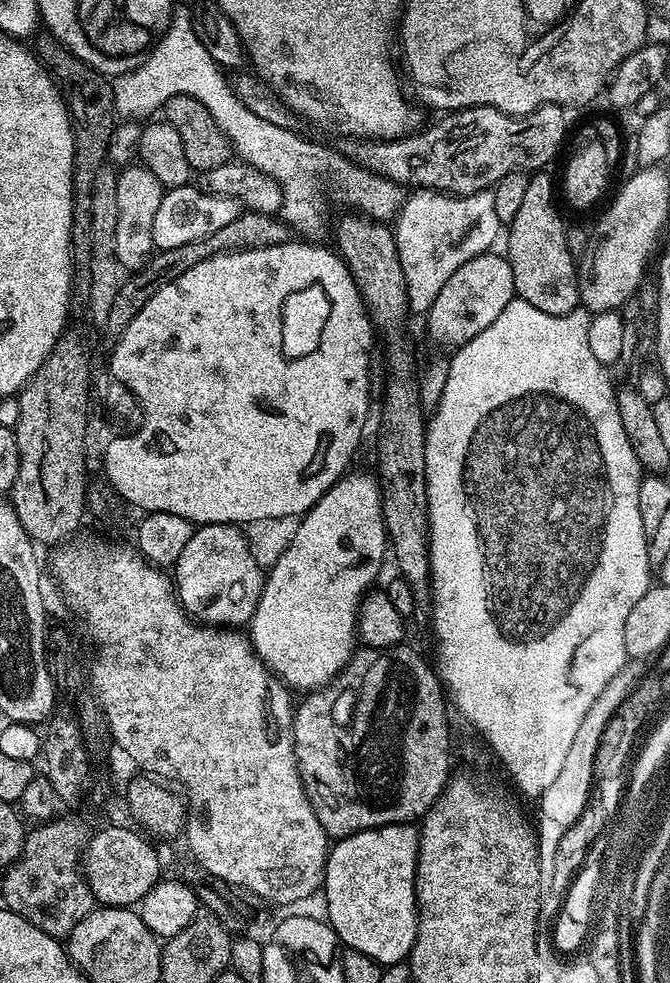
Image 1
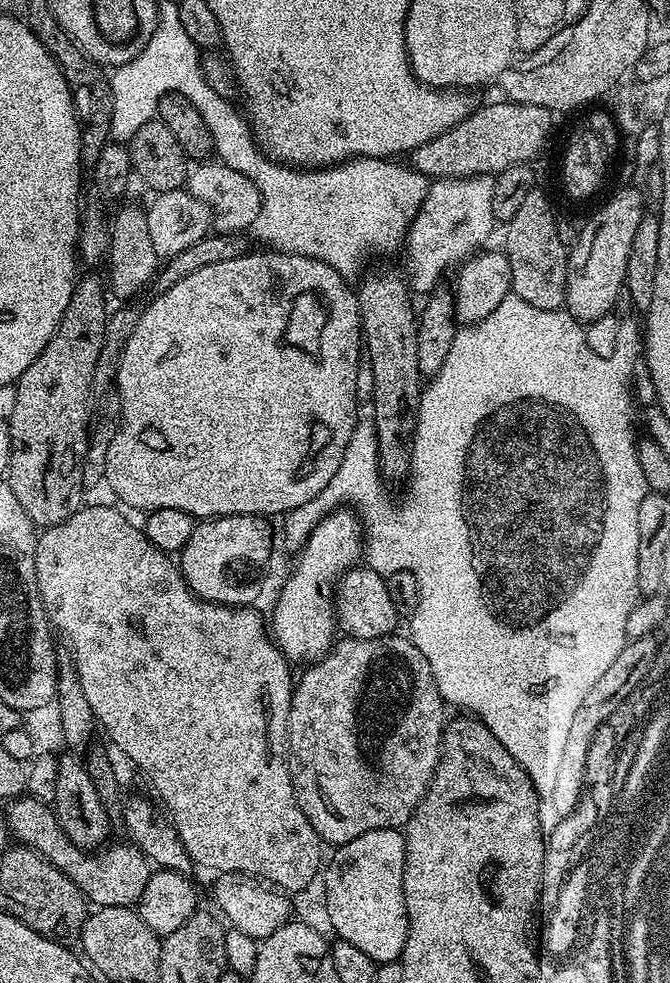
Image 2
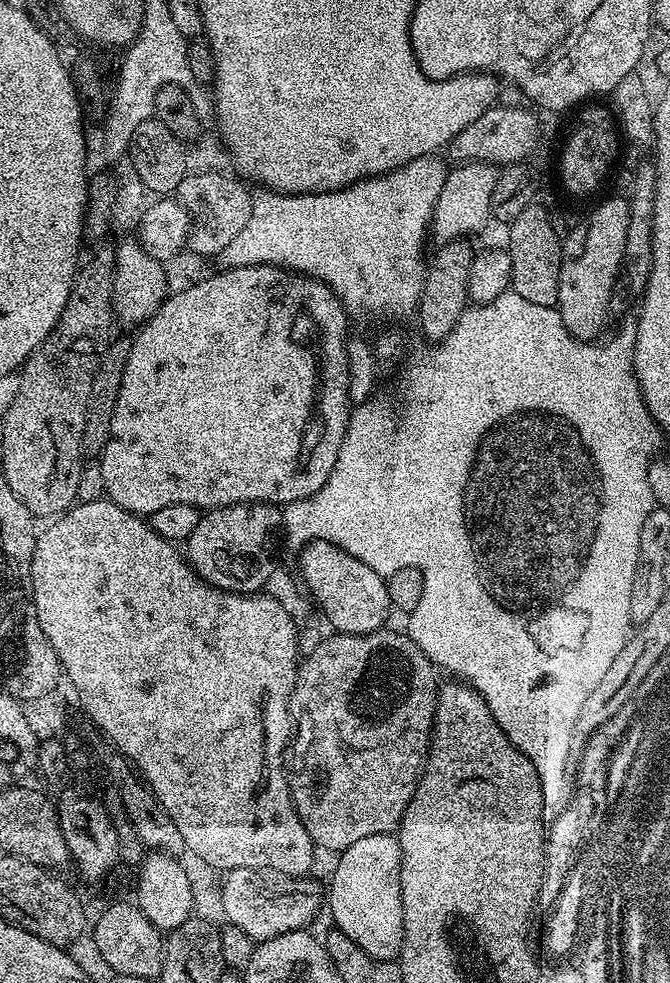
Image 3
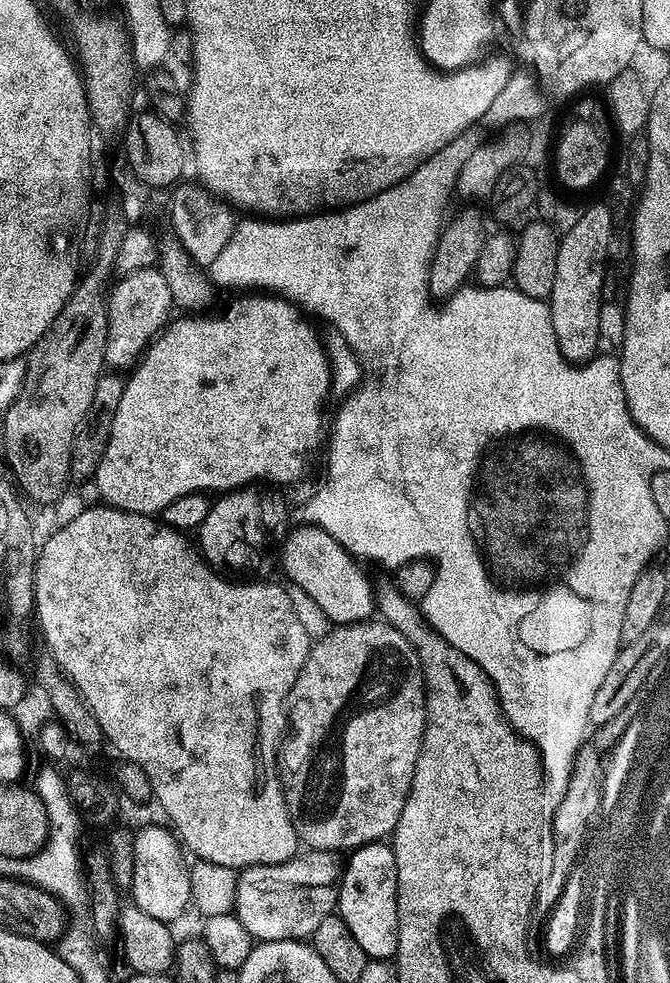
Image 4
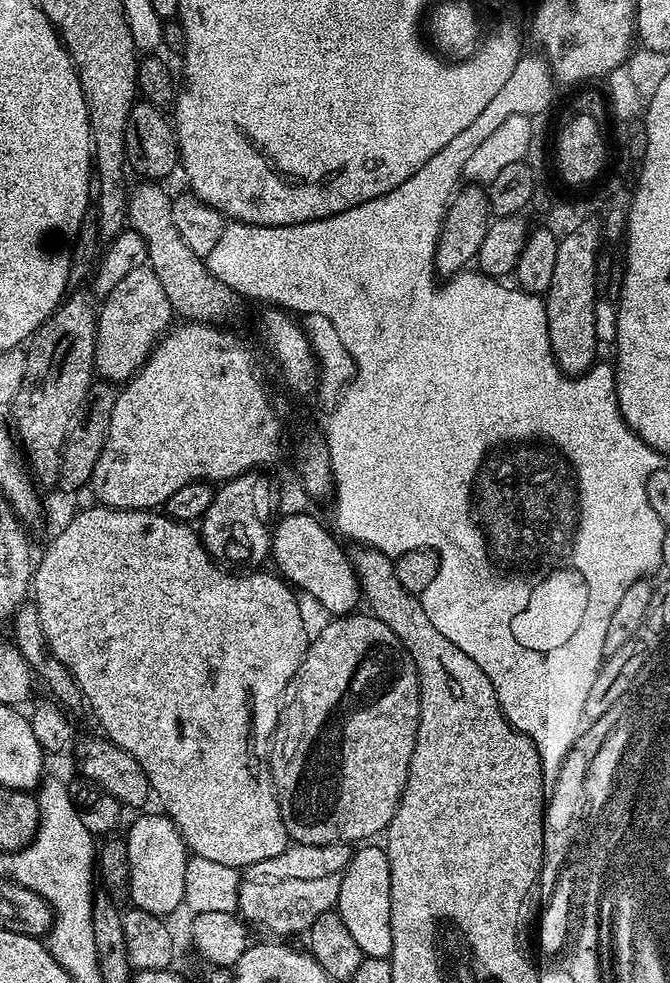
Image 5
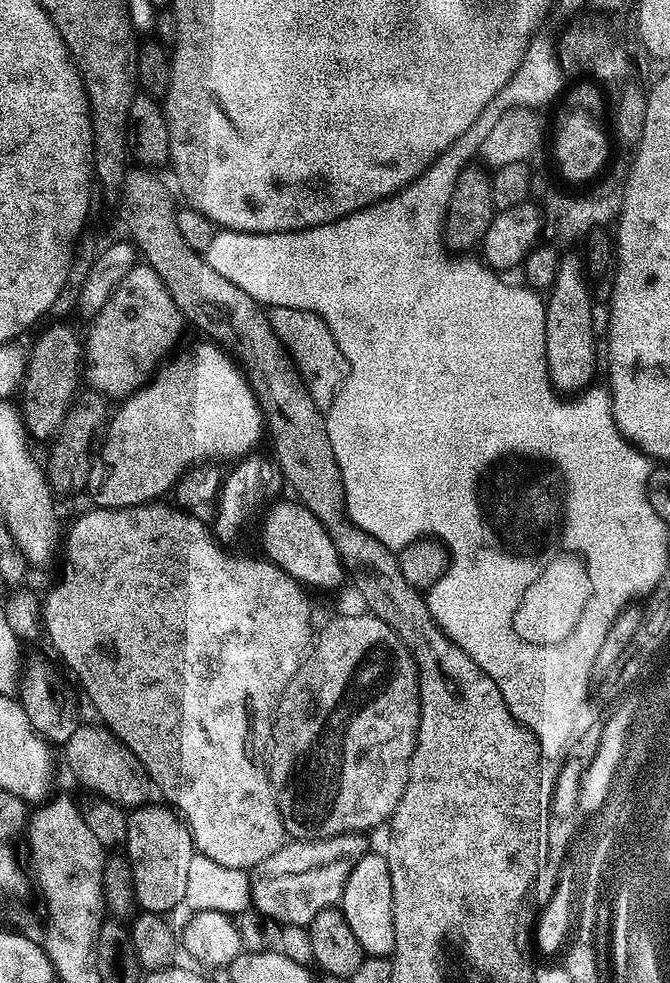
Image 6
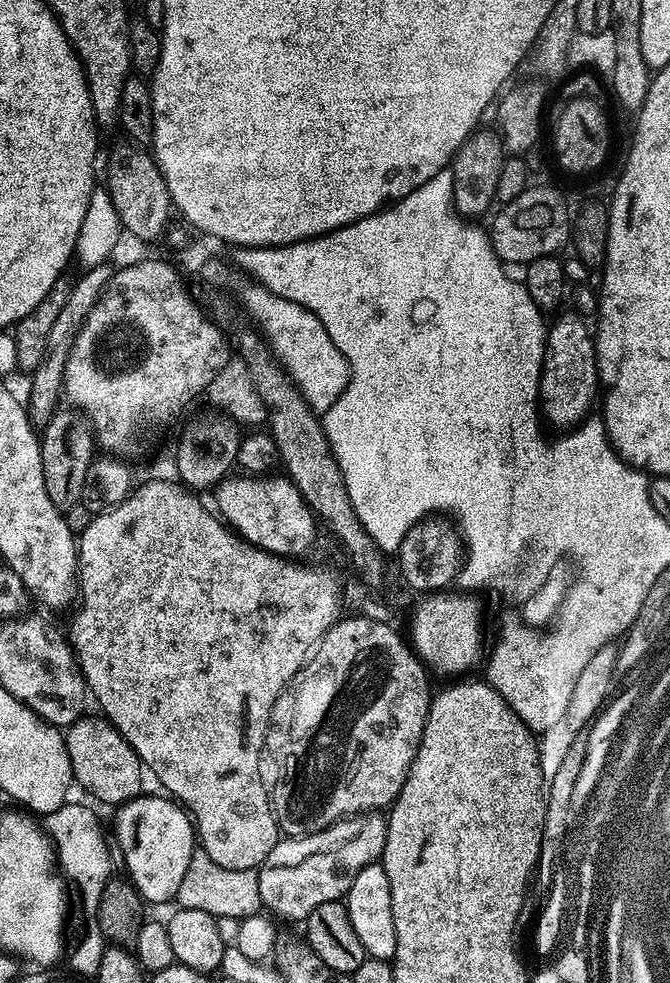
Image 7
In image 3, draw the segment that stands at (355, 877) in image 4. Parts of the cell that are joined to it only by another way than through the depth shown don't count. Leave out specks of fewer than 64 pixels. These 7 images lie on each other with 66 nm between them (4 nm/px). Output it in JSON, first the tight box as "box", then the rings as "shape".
{"box":[326,832,404,961],"shape":[[[383,832],[382,834],[370,834],[366,838],[358,838],[354,846],[350,846],[345,852],[339,853],[336,869],[332,872],[332,885],[326,888],[326,908],[332,911],[332,920],[335,927],[342,934],[347,934],[352,941],[358,942],[366,954],[372,956],[373,961],[377,960],[396,960],[400,955],[400,947],[404,941],[404,923],[402,922],[402,890],[400,889],[400,842],[395,835]]]}

